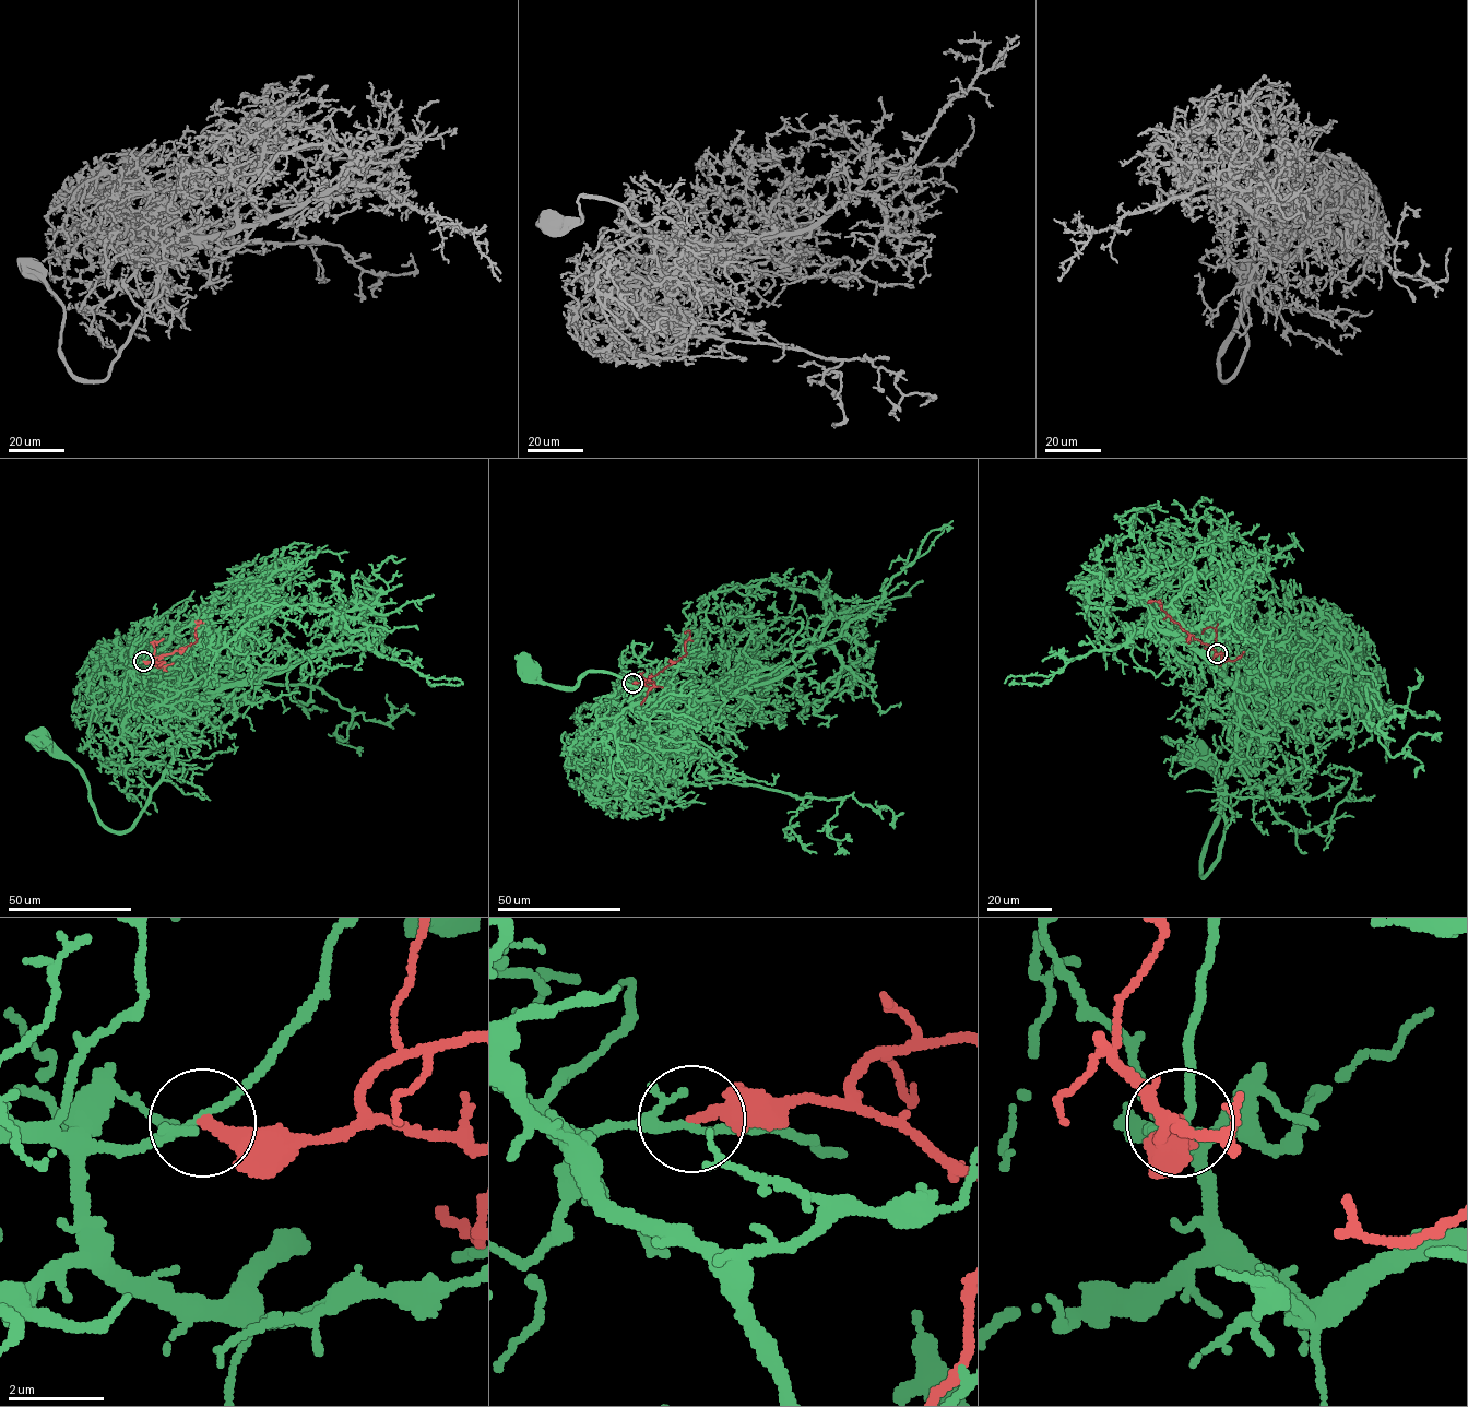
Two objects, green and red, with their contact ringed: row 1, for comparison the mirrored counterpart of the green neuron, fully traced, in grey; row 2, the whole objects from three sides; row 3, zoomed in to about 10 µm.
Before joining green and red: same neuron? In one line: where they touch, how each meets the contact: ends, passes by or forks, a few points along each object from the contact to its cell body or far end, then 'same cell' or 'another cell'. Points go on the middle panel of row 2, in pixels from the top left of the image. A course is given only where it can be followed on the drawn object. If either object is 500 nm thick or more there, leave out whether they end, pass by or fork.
at (632, 683); green forks there; red ends there; green runs (632, 684), (626, 685), (647, 732), (694, 702), (611, 673), (589, 671), (573, 687), (545, 684), (528, 669); red runs (632, 683), (655, 675), (685, 655), (689, 630), (685, 631); another cell

